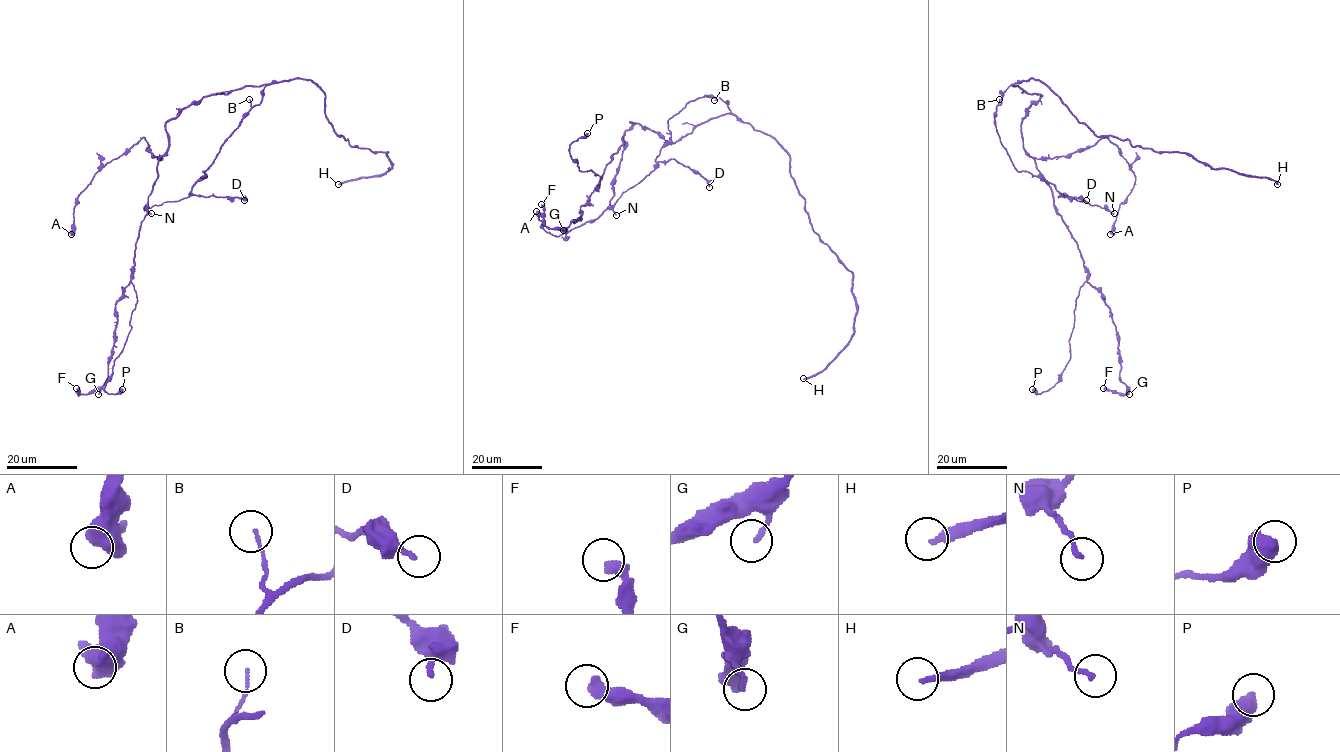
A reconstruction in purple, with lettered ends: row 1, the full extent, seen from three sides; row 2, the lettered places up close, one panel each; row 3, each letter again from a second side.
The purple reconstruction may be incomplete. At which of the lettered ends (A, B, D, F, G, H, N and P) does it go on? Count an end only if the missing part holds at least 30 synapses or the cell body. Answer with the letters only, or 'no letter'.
H

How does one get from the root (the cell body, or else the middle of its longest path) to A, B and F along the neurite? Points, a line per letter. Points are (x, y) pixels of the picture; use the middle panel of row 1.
A: (684, 137), (670, 143), (631, 122), (614, 196), (596, 218), (555, 236), (543, 228), (536, 211)
B: (684, 137), (697, 125), (731, 111), (726, 102), (718, 97), (714, 100)
F: (684, 137), (670, 143), (631, 122), (579, 219), (566, 228), (548, 228), (541, 204)

